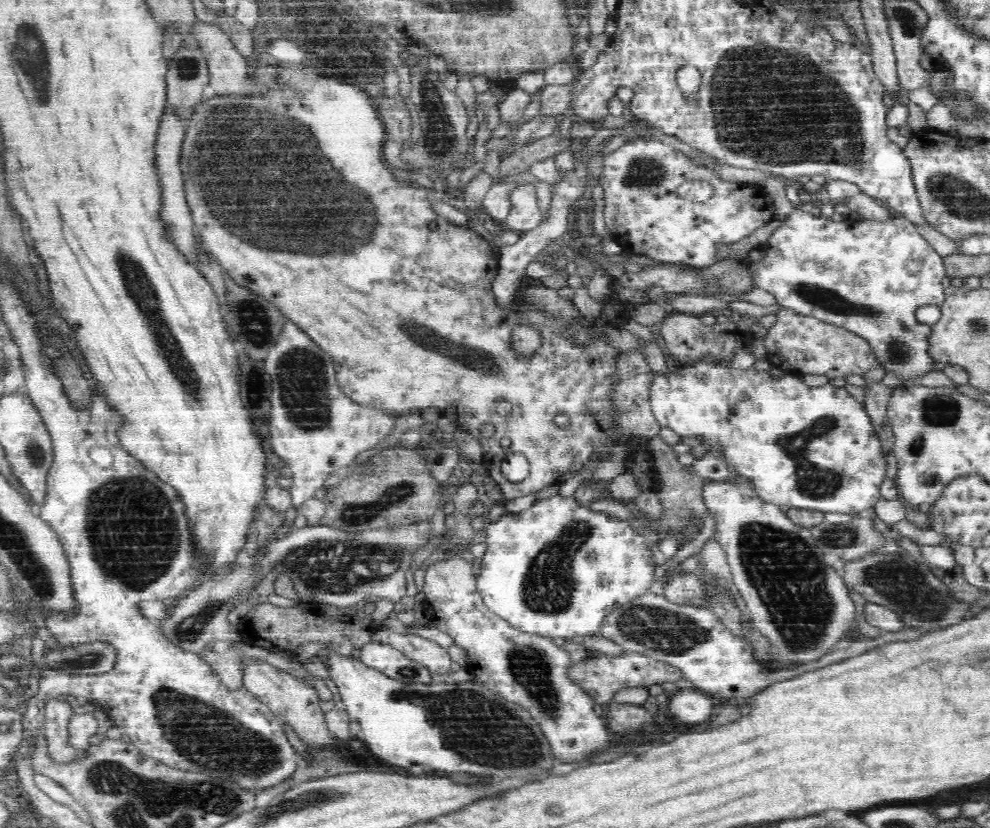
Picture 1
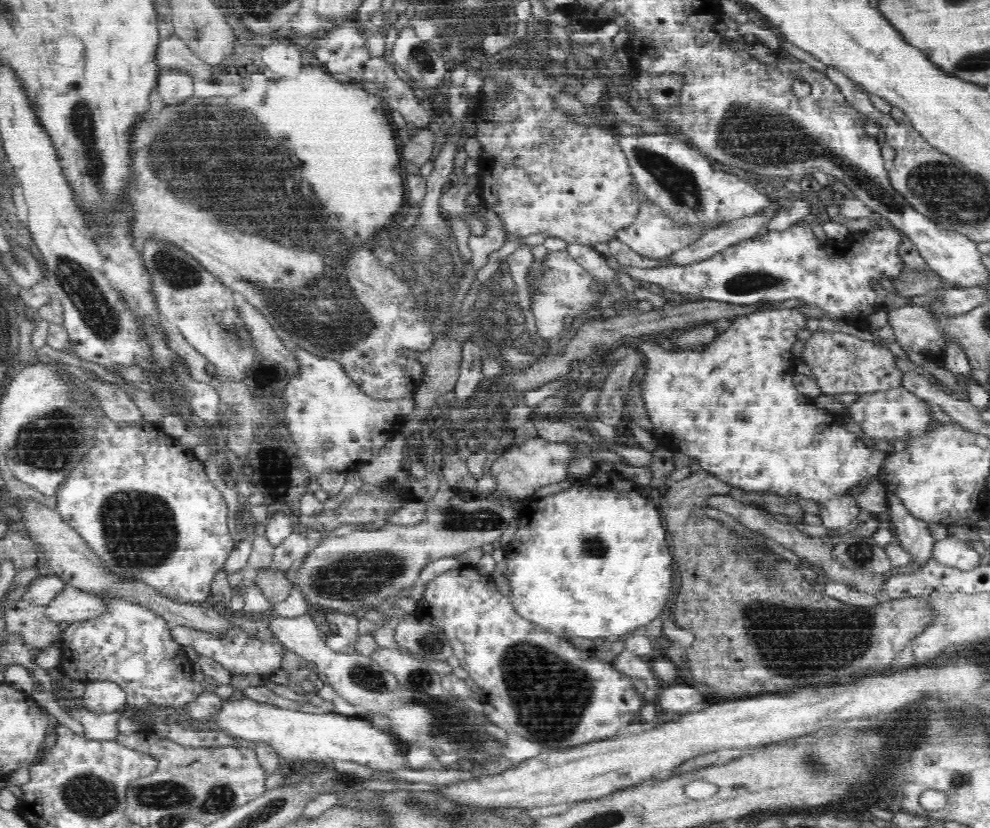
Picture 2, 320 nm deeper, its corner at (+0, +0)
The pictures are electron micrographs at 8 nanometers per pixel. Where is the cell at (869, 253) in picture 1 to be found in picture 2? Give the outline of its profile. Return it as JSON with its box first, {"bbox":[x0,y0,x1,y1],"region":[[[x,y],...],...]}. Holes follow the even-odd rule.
{"bbox":[605,222,907,330],"region":[[[878,222],[874,230],[858,230],[846,234],[846,238],[818,238],[810,225],[792,224],[782,231],[763,231],[753,238],[742,240],[706,261],[687,264],[687,266],[660,266],[658,268],[636,268],[622,266],[616,257],[605,257],[611,270],[622,271],[636,281],[646,281],[660,285],[667,290],[682,295],[691,294],[698,300],[711,299],[730,304],[764,304],[782,302],[802,302],[810,310],[818,310],[818,318],[826,322],[838,322],[838,326],[855,326],[868,330],[868,318],[880,308],[878,304],[878,286],[882,282],[892,282],[907,271],[907,264],[901,256],[901,246],[906,242],[906,234],[886,222]]]}

